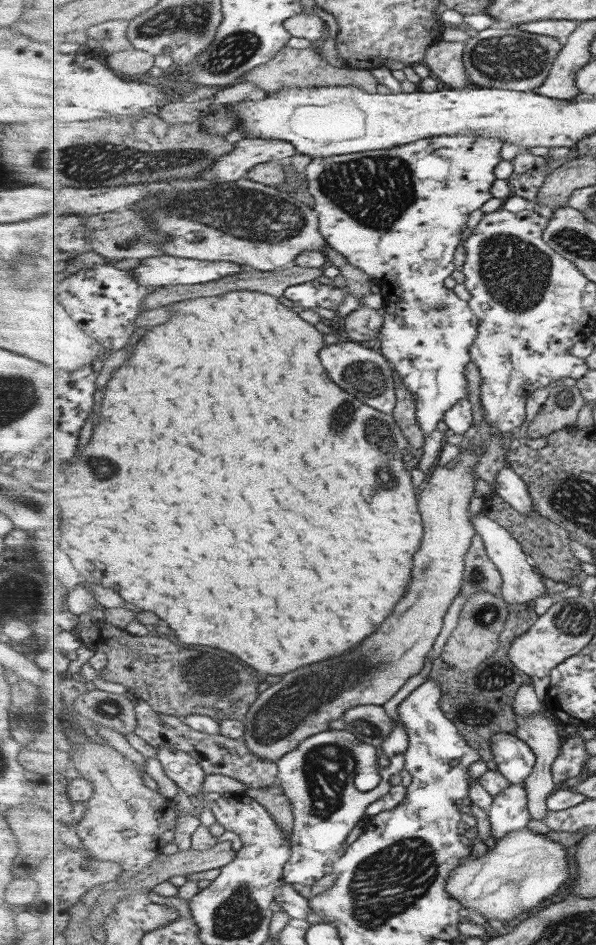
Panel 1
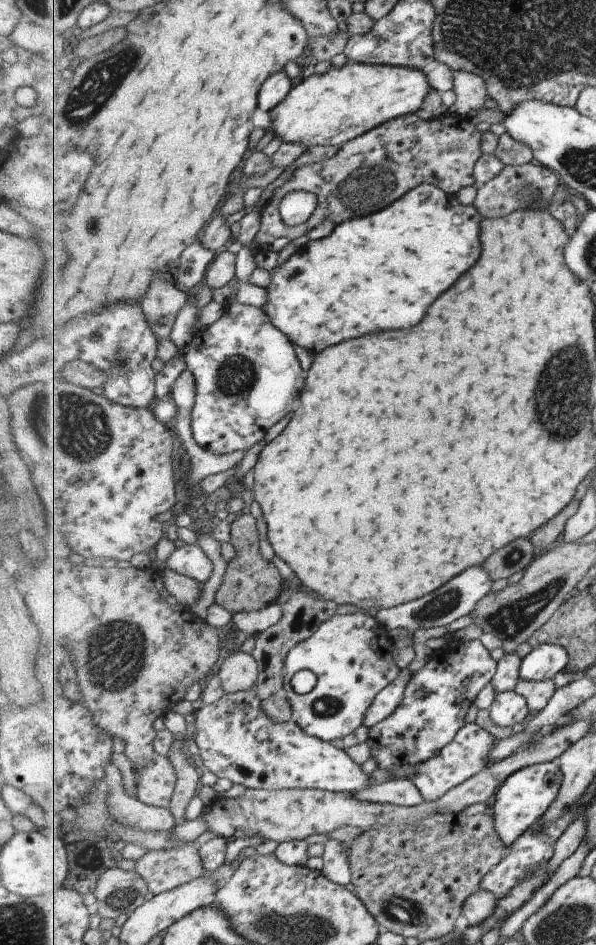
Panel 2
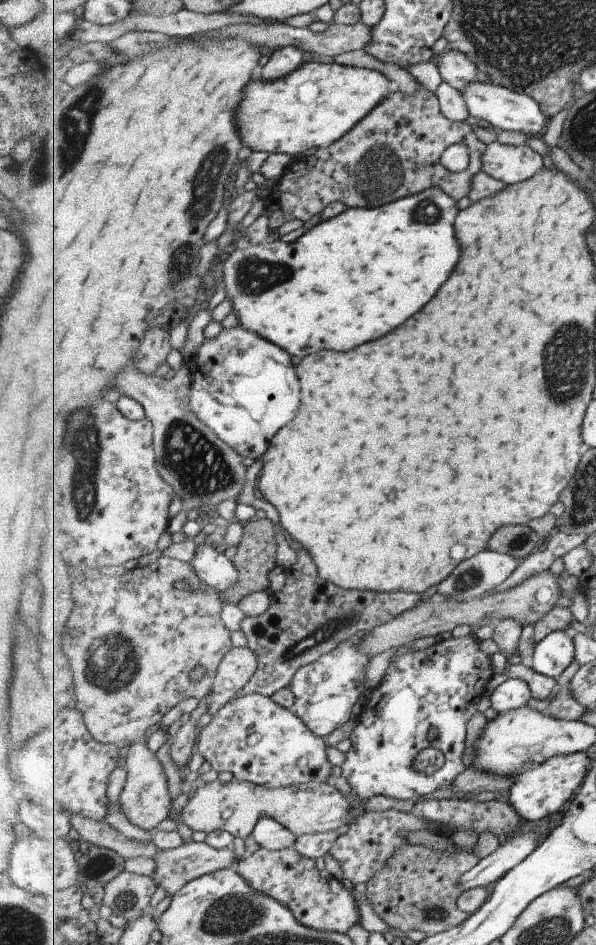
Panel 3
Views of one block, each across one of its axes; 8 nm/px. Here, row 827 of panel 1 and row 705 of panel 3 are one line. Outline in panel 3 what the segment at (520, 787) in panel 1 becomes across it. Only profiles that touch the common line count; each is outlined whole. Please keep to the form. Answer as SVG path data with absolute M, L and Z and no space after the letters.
M508 679L501 683L490 697L491 706L498 714L513 712L531 700L532 690L528 682L519 679Z

